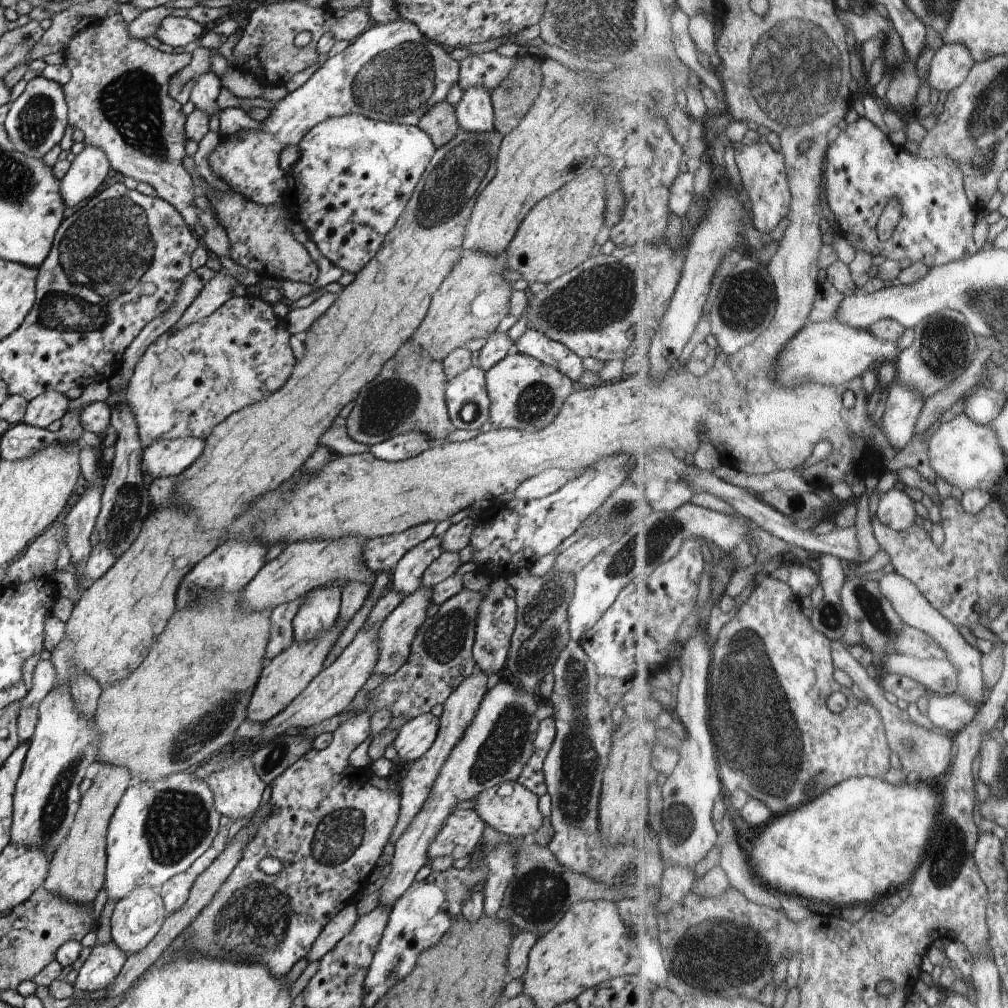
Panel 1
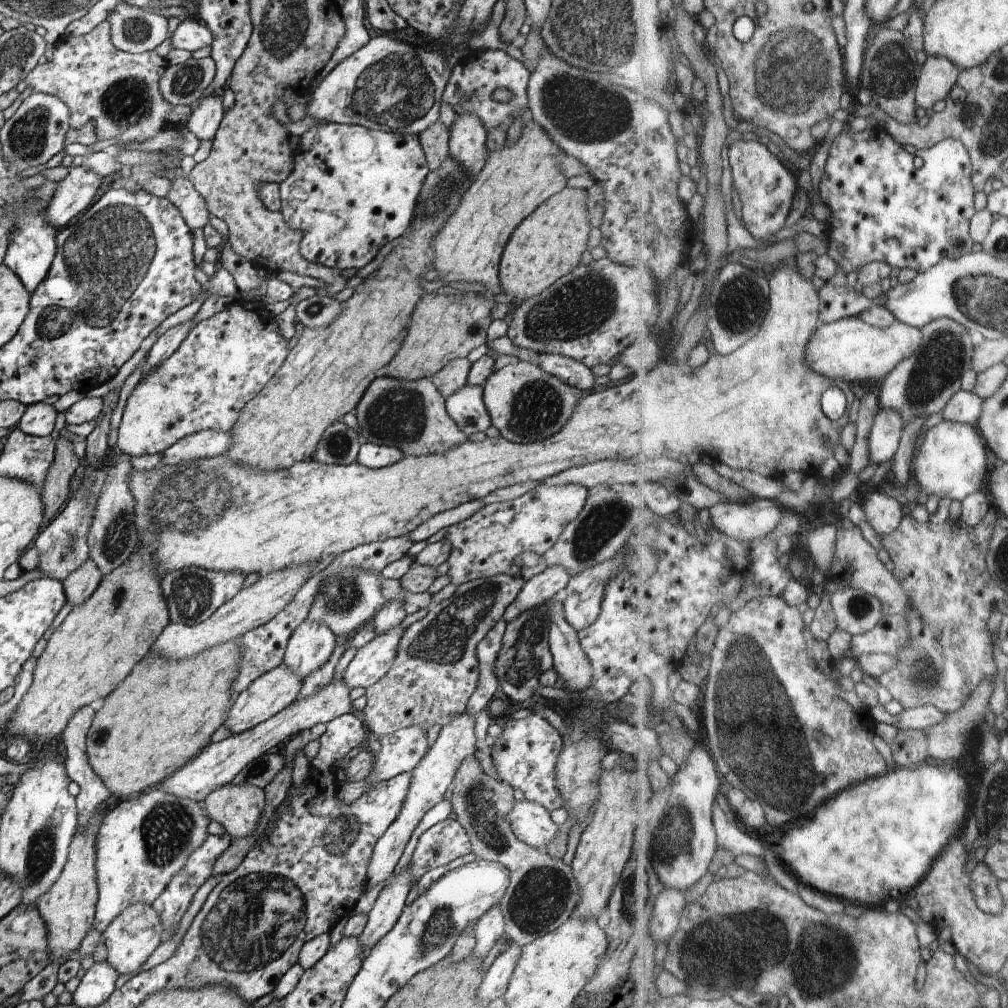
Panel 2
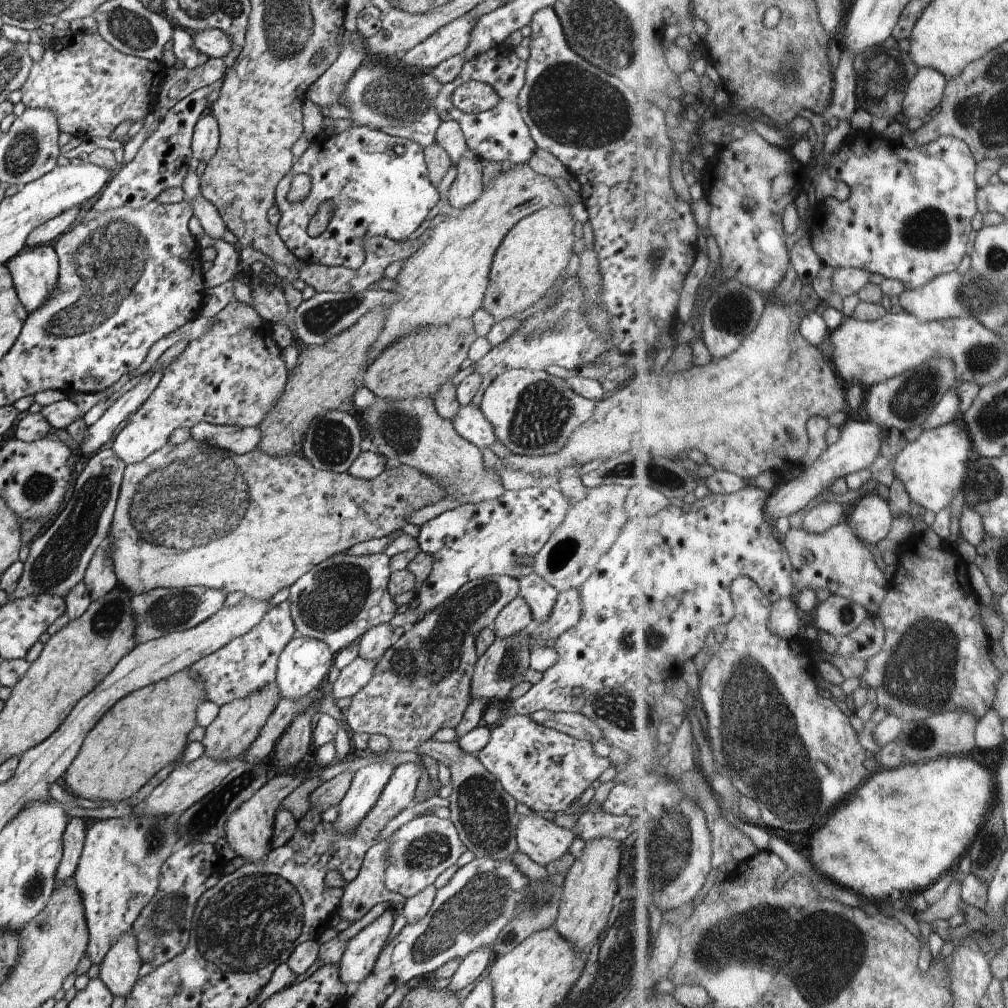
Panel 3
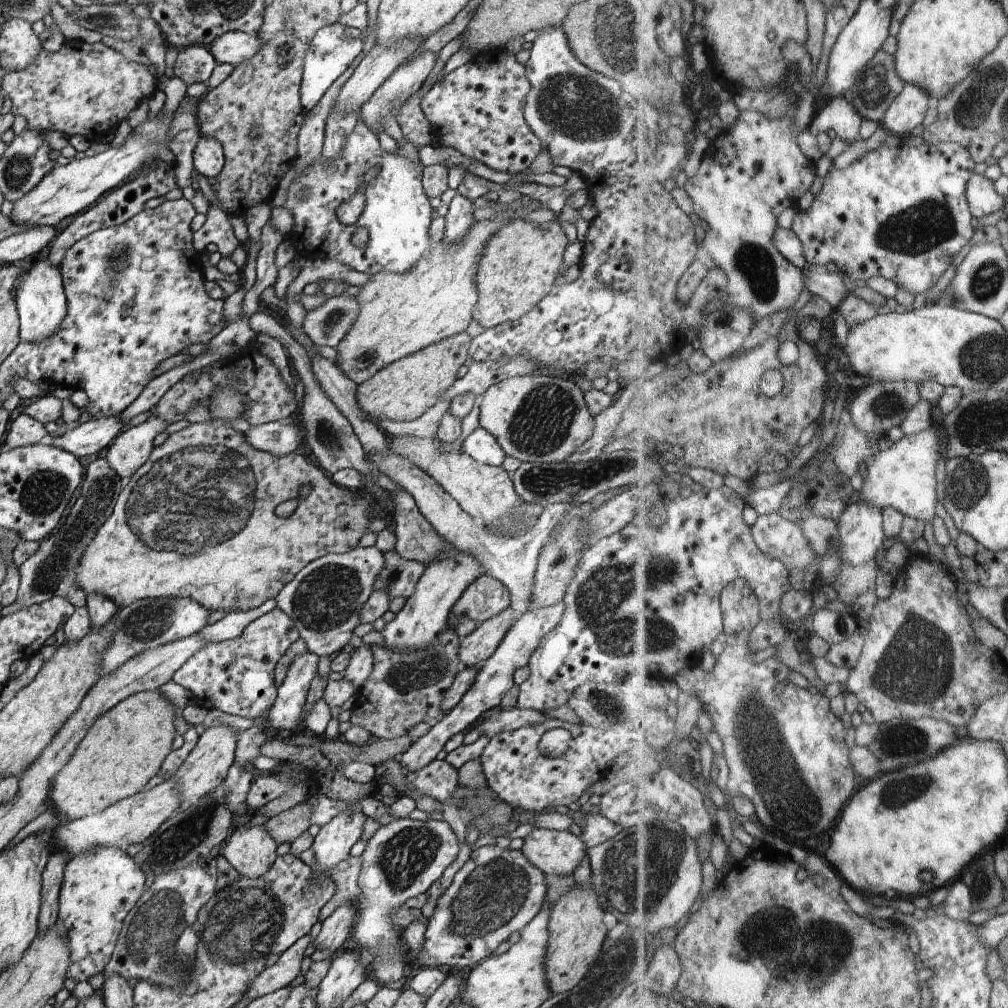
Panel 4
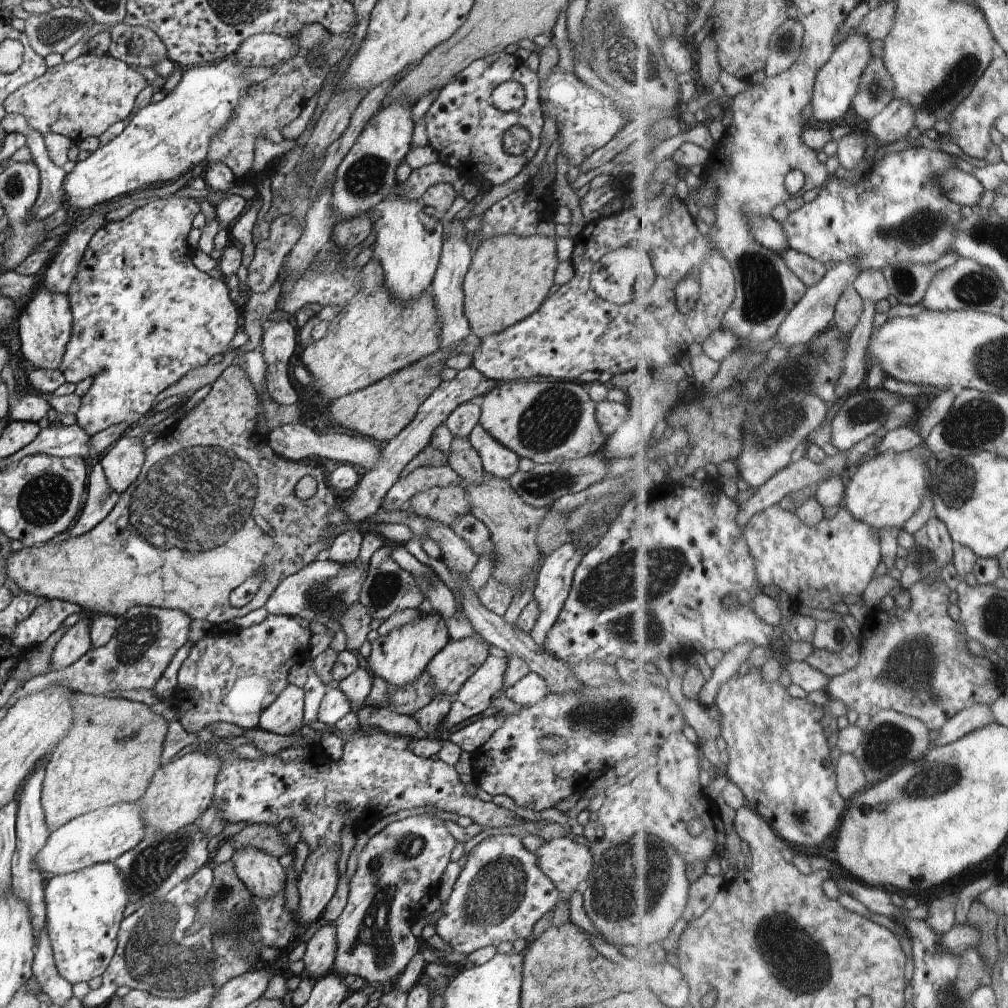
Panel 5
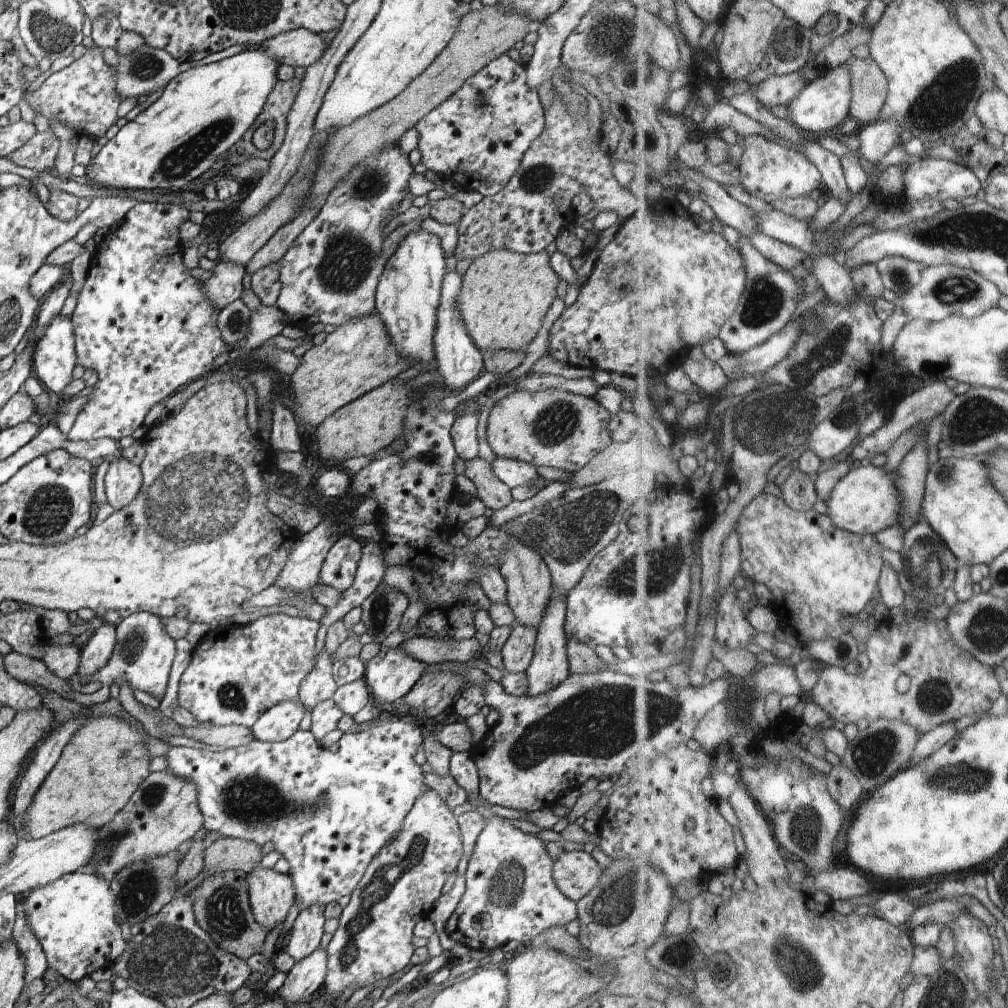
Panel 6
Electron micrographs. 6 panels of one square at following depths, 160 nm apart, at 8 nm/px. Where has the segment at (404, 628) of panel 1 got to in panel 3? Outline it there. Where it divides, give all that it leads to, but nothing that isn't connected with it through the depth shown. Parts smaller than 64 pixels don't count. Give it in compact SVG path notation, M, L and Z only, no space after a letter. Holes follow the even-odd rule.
M358 656L348 666L345 666L333 684L333 698L353 697L359 690L362 690L372 680L379 660Z

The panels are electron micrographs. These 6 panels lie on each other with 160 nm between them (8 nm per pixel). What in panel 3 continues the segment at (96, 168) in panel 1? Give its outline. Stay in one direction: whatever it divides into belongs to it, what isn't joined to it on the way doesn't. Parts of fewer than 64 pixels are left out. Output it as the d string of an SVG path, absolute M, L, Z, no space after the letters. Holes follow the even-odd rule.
M80 207L66 209L59 215L54 216L54 218L38 226L38 228L30 231L25 246L32 248L40 245L53 244L65 232L66 228L72 226L72 222L76 220L76 216L80 212Z

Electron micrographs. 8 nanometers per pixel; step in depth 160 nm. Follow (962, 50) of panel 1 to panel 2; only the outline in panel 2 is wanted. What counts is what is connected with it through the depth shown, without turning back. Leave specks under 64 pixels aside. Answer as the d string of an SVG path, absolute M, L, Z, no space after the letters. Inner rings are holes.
M930 55L924 67L918 102L926 109L934 108L940 100L948 100L965 68L944 55Z

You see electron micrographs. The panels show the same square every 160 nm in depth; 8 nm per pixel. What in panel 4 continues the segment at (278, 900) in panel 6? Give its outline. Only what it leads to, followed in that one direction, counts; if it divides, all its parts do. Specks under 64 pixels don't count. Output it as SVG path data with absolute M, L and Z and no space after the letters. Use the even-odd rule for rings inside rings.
M252 814L236 821L227 840L222 845L222 854L244 877L259 877L269 871L276 860L279 845L264 825L249 826Z

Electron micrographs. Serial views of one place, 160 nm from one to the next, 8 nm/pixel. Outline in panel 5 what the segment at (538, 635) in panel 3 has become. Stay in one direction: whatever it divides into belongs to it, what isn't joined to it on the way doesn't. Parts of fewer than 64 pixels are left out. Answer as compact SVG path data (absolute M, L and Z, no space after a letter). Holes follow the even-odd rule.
M490 652L488 658L457 692L455 701L443 720L441 731L458 726L490 707L494 696L506 689L505 672L508 658L510 657L506 654Z

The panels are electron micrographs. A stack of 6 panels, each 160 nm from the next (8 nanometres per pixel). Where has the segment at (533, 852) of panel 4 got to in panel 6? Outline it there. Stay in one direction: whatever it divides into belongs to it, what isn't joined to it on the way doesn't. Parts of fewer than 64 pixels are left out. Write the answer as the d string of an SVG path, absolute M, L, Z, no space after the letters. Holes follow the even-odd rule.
M563 850L554 859L553 877L564 896L579 901L599 883L602 866L590 855L581 851Z

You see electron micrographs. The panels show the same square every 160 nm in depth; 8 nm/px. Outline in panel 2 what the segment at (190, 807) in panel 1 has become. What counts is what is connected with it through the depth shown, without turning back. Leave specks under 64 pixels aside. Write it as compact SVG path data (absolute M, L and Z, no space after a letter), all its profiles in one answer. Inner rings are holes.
M160 786L152 788L151 792L140 793L138 798L117 801L116 808L105 814L95 840L99 895L95 908L94 928L103 933L112 920L131 904L140 902L153 904L166 890L172 877L186 864L190 853L207 839L208 824L212 820L205 815L205 812L203 803L199 804L198 801L176 796L160 789Z

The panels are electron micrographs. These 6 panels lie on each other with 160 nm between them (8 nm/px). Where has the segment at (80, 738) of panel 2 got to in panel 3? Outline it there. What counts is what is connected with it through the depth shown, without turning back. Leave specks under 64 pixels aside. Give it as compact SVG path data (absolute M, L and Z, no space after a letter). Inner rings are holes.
M72 818L67 824L63 834L63 857L57 868L55 888L72 877L78 866L87 835L86 820Z

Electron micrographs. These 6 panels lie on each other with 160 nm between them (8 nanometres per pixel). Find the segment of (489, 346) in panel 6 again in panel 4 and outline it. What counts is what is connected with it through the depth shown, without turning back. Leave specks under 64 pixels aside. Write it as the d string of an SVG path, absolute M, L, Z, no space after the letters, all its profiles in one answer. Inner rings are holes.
M516 219L494 233L483 248L477 270L478 302L473 319L489 329L518 320L534 308L555 285L568 239L559 221L533 223Z

